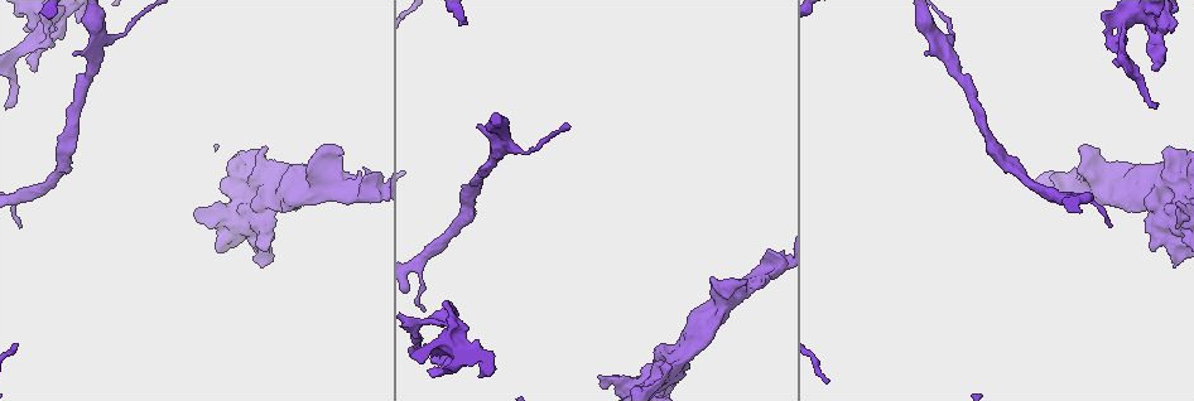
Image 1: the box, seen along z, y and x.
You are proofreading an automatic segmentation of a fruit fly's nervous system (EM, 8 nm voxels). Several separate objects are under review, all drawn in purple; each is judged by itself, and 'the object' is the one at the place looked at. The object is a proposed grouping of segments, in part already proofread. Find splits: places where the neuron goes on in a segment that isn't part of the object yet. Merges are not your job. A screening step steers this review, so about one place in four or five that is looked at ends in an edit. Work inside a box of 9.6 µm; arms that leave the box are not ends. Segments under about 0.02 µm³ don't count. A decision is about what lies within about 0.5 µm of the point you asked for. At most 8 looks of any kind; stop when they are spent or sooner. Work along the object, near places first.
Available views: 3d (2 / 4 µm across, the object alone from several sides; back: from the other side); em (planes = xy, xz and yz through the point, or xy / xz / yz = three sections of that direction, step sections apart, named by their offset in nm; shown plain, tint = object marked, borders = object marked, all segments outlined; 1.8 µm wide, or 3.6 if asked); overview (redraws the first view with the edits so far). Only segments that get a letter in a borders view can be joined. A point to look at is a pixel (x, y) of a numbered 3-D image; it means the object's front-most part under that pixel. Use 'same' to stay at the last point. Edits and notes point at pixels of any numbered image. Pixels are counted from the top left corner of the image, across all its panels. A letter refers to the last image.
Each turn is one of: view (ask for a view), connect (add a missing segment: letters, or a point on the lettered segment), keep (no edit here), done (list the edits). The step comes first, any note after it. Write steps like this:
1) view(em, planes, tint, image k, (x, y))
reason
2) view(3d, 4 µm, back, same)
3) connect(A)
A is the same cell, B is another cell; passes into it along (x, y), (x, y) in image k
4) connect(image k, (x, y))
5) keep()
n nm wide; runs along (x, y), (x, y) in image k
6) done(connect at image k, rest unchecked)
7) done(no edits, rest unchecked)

view(3d, 2 µm, image 1, (45, 31))
branch stops here

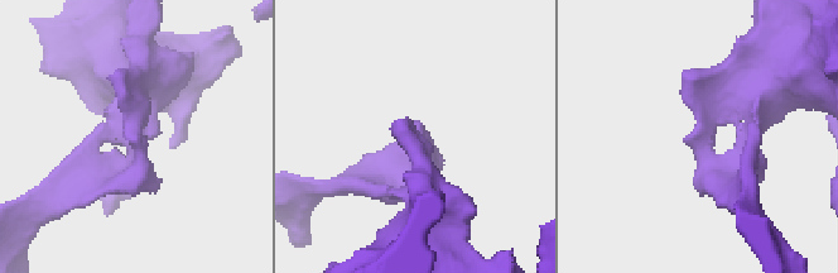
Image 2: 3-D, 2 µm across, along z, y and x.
view(em, xz, step 8, borders, image 2, (686, 138))

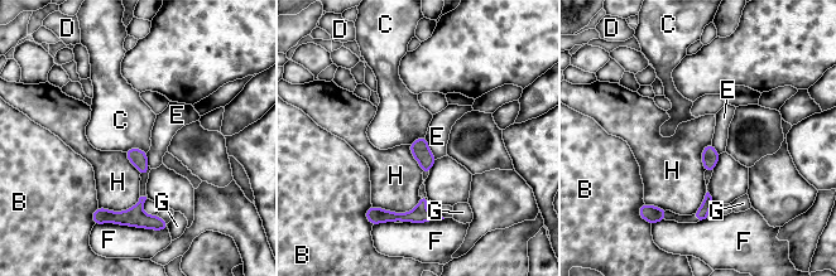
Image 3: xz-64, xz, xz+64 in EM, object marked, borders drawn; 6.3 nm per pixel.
keep()
B, C, D, E, F, G and H are other cells; border along (124, 151), (142, 149), (145, 153) in image 3; none of them fits

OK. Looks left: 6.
view(3d, 2 µm, image 1, (194, 212))
branch stops here

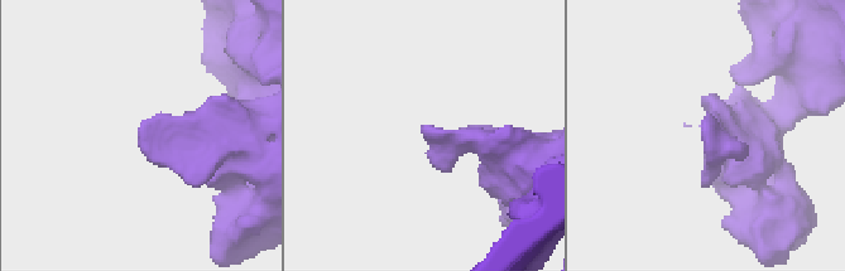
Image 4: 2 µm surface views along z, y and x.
view(em, planes, borders, image 4, (146, 122))

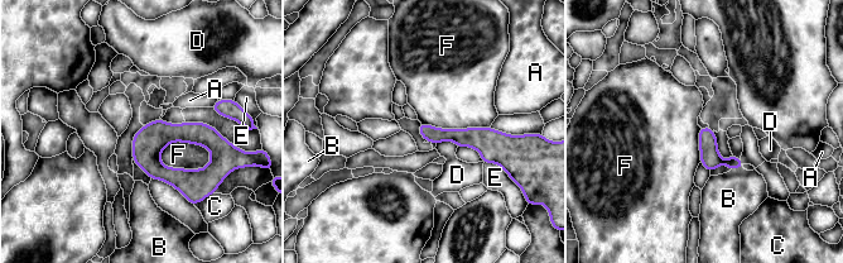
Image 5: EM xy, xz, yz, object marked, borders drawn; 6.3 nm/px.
keep()
F touches over 340 nm; A, B, C, D, E and F are other cells; no lettered segment goes on from it

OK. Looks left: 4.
view(em, planes, borders, image 1, (926, 53))
branch stops here

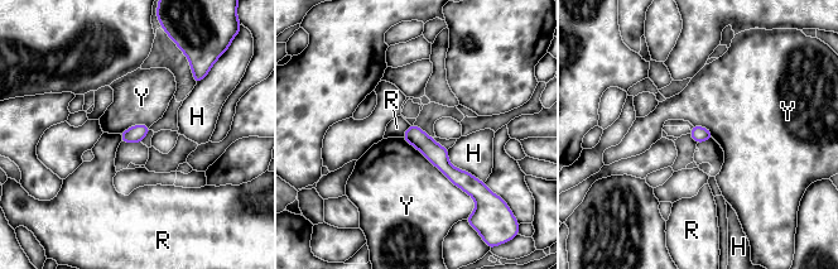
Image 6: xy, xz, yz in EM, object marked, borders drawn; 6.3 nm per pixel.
keep()
H, R and Y are other cells; runs along (409, 131), (456, 176), (475, 183) in image 6; none of them fits

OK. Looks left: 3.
done(no edits, rest unchecked)

